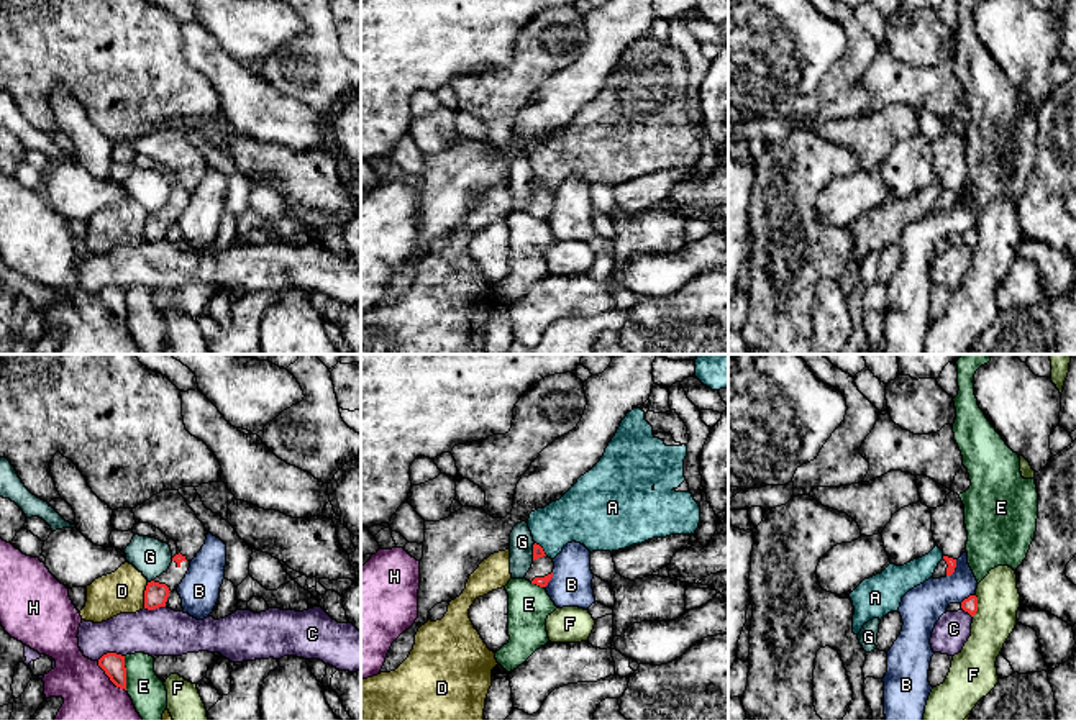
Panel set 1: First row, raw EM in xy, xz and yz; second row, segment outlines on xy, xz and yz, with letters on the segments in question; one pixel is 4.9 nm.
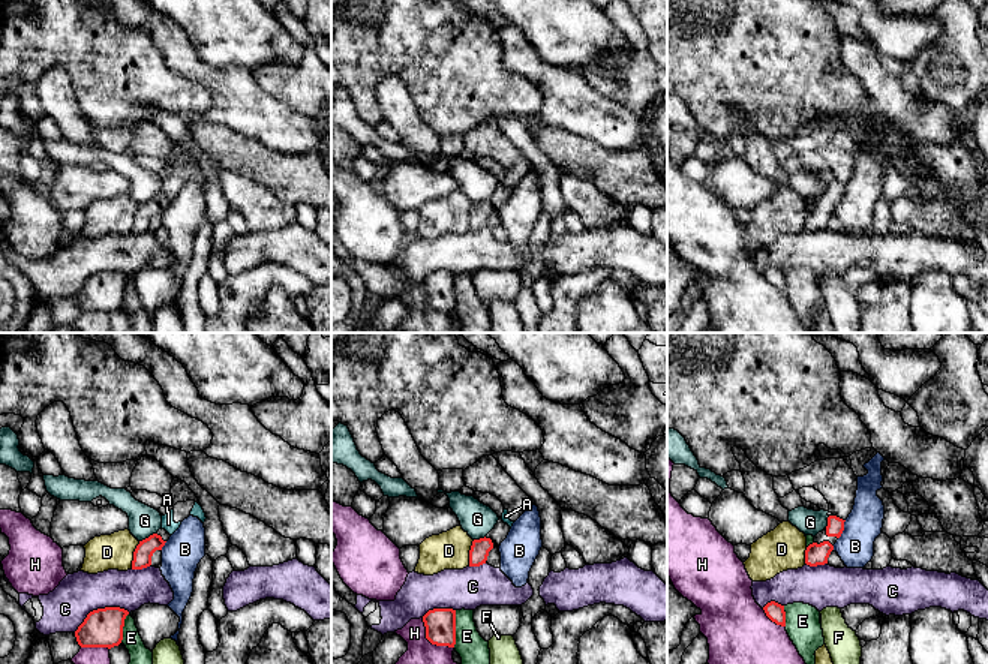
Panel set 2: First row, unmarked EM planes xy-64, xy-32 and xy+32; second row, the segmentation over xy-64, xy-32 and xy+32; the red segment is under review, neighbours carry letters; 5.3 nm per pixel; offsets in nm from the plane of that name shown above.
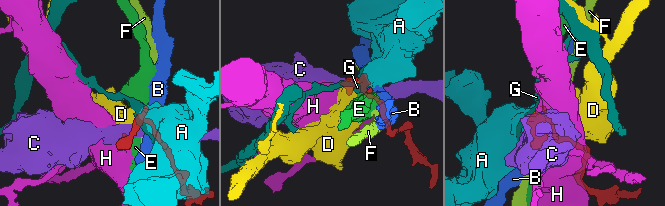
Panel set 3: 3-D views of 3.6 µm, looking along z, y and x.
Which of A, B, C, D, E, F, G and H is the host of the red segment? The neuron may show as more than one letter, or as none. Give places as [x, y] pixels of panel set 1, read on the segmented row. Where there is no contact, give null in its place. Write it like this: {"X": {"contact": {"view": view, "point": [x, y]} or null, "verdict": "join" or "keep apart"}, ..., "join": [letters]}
{"A": {"contact": {"view": "xz", "point": [542, 548]}, "verdict": "keep apart"}, "B": {"contact": {"view": "yz", "point": [953, 569]}, "verdict": "keep apart"}, "C": {"contact": {"view": "xy", "point": [110, 653]}, "verdict": "keep apart"}, "D": {"contact": {"view": "xy", "point": [145, 596]}, "verdict": "keep apart"}, "E": {"contact": {"view": "xy", "point": [125, 673]}, "verdict": "keep apart"}, "F": {"contact": {"view": "yz", "point": [976, 606]}, "verdict": "keep apart"}, "G": {"contact": {"view": "xy", "point": [151, 581]}, "verdict": "keep apart"}, "H": {"contact": {"view": "xy", "point": [109, 676]}, "verdict": "keep apart"}, "join": []}

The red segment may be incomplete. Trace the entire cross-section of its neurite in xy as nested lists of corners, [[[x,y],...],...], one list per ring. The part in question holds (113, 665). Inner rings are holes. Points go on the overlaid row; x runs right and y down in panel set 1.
[[[107,653],[98,659],[98,666],[105,671],[105,674],[116,687],[126,690],[125,656],[116,653]]]

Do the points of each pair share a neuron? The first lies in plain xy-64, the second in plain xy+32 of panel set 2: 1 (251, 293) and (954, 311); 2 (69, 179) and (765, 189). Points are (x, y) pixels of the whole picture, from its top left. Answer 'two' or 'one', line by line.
1: two
2: one

